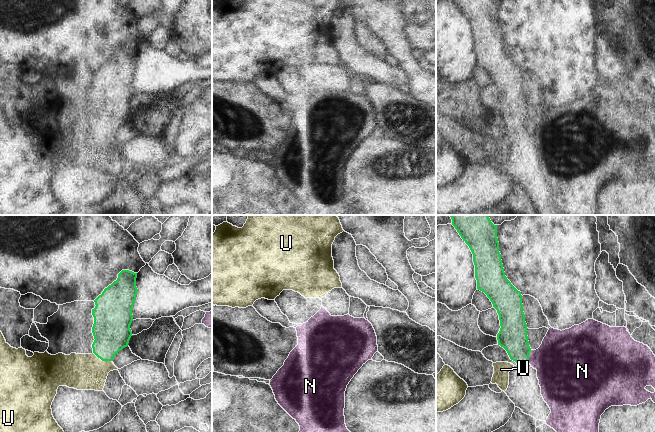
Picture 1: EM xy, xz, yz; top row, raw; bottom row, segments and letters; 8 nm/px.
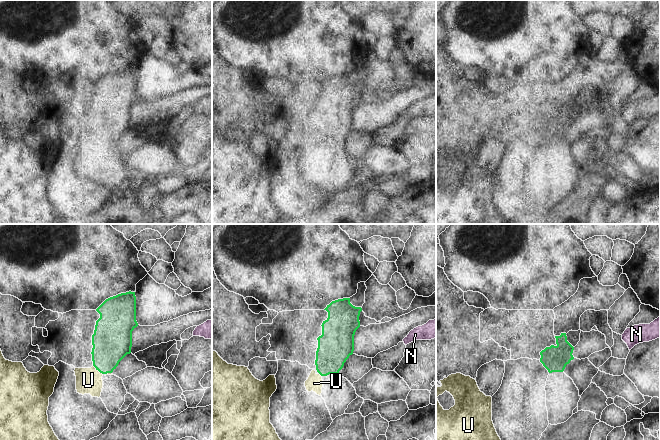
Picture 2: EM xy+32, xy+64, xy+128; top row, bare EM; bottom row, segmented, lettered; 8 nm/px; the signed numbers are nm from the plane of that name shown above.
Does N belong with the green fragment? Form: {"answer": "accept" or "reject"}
{"answer": "reject"}

